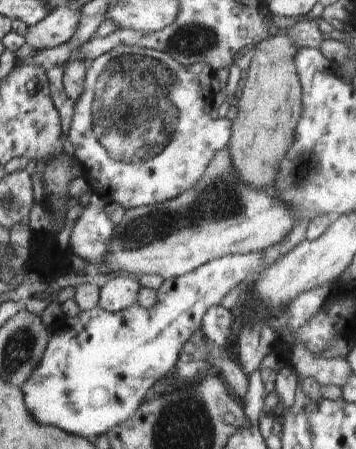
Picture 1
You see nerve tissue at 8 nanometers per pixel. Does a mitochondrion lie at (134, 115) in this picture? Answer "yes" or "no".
yes

